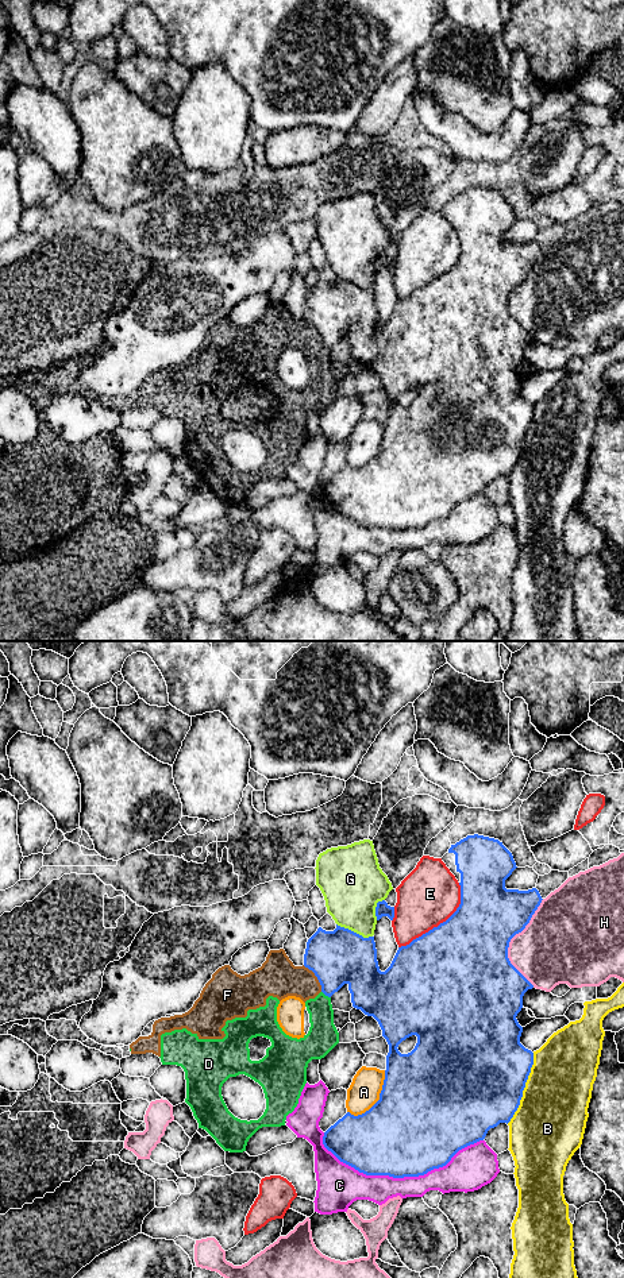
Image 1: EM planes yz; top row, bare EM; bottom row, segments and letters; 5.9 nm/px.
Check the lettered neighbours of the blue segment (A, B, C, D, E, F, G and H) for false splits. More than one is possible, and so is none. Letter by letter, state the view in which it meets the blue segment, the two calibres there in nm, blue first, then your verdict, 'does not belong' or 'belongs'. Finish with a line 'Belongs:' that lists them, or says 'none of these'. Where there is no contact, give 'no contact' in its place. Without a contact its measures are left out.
A: contact in yz; calibres 500 and 190 nm; does not belong
B: contact in yz; calibres 500 and 420 nm; does not belong
C: contact in yz; calibres 500 and 160 nm; does not belong
D: contact in yz; calibres 320 and 180 nm; does not belong
E: contact in yz; calibres 500 and 360 nm; does not belong
F: contact in yz; calibres 320 and 240 nm; does not belong
G: contact in yz; calibres 320 and 340 nm; does not belong
H: contact in yz; calibres 460 and 400 nm; does not belong
Belongs: none of these

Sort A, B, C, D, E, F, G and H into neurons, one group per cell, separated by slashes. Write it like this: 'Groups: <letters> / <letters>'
Groups: A / B / C / D F / E / G / H

